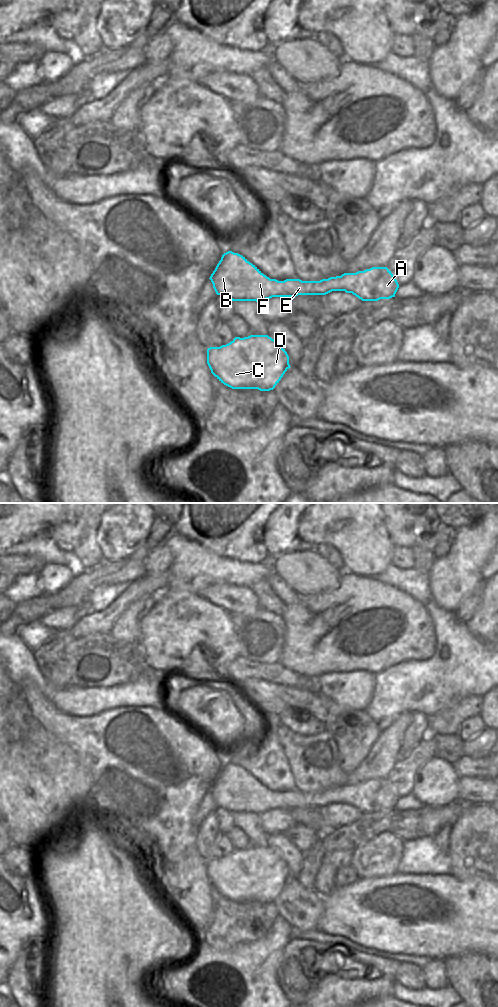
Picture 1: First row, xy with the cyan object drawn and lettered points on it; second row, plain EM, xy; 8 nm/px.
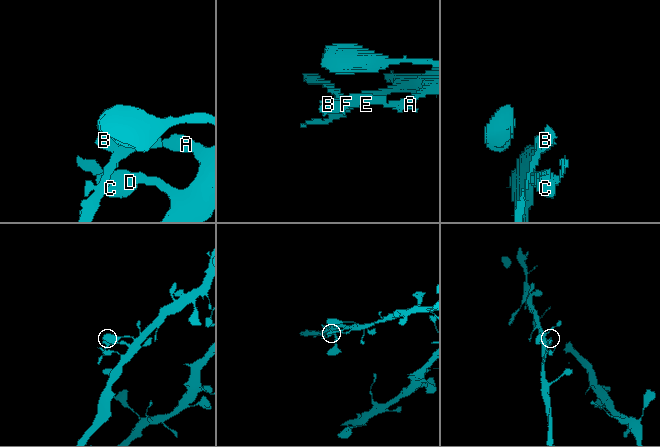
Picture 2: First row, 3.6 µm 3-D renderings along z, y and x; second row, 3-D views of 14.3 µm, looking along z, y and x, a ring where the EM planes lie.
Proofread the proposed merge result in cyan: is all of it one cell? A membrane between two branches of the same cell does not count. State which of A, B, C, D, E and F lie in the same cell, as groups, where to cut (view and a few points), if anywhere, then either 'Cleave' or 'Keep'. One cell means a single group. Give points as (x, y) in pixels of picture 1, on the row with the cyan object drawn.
Groups: A C D / B E F. Split along xy (338, 276), (338, 279), (342, 280), (346, 286), (345, 291). Cleave

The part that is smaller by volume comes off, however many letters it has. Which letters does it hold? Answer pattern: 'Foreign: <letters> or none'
Foreign: B, E, F

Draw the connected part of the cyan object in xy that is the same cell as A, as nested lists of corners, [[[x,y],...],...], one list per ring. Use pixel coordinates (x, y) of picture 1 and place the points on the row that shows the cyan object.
[[[372,267],[356,273],[339,276],[344,281],[346,293],[352,293],[362,301],[378,301],[395,297],[399,284],[387,267]]]

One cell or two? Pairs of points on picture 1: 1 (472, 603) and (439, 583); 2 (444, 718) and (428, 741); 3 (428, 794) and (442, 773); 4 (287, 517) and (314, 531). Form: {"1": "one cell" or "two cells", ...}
{"1": "two cells", "2": "two cells", "3": "one cell", "4": "two cells"}

